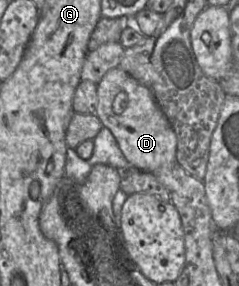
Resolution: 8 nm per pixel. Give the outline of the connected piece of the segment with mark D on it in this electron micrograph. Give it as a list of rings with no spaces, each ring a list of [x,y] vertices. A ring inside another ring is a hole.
[[[121,67],[109,70],[97,84],[96,115],[114,135],[131,167],[154,172],[176,163],[177,136],[152,91]]]

